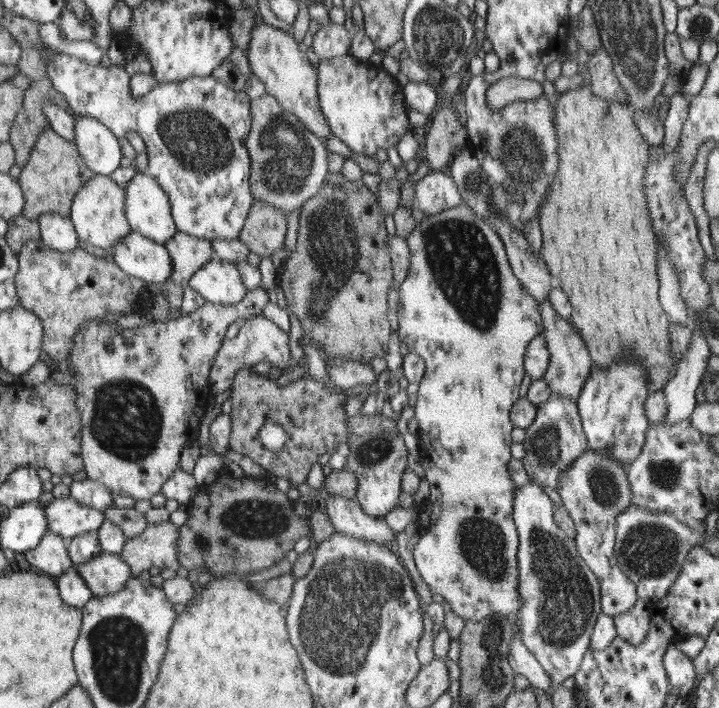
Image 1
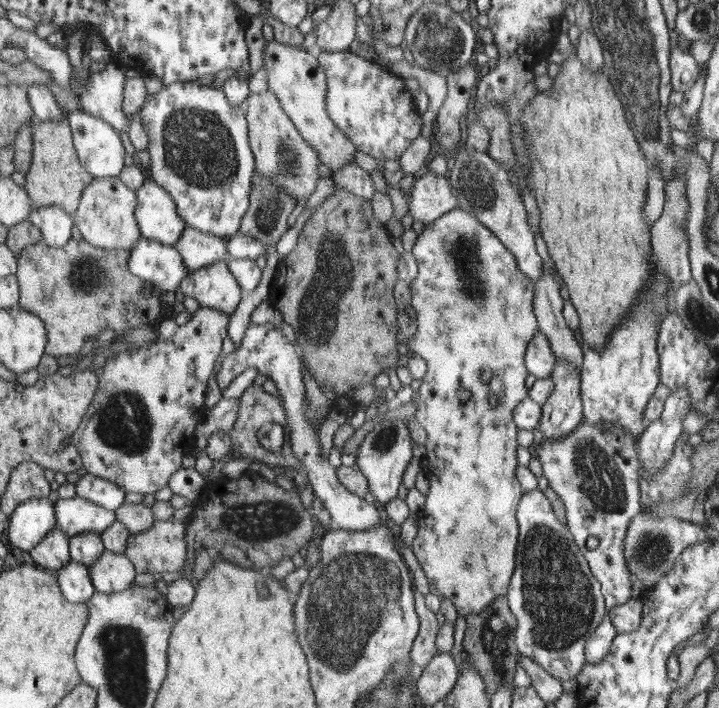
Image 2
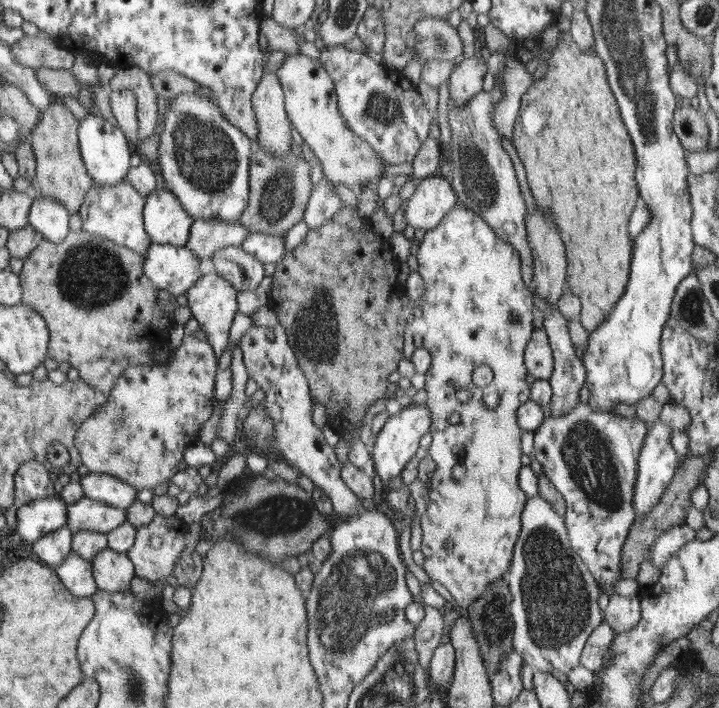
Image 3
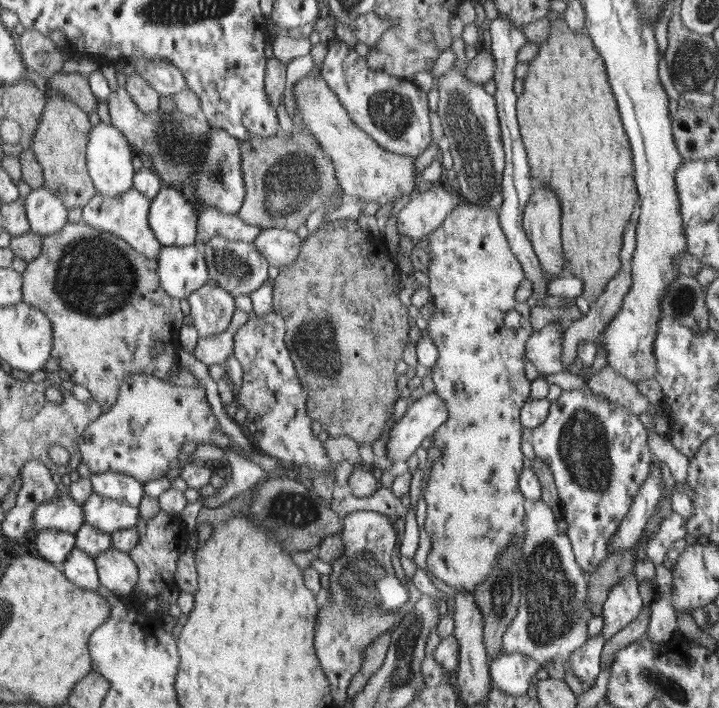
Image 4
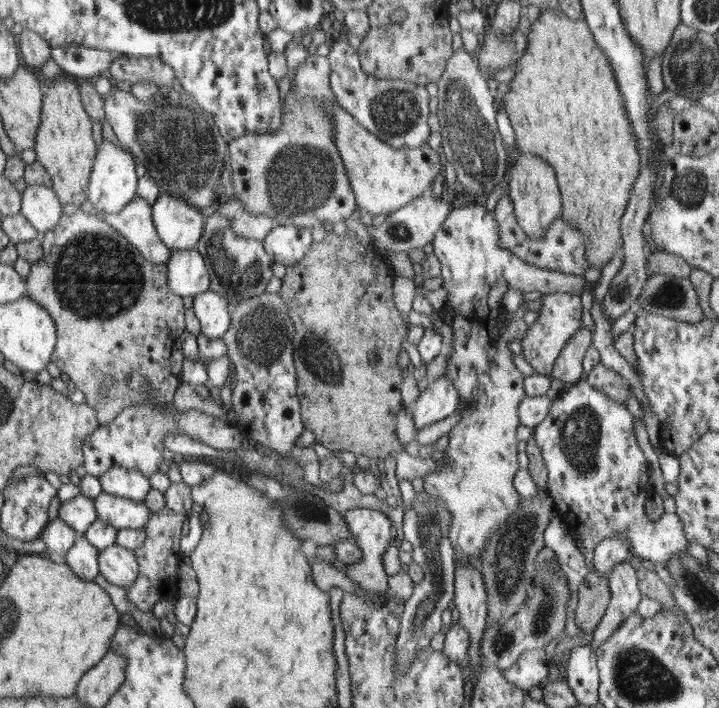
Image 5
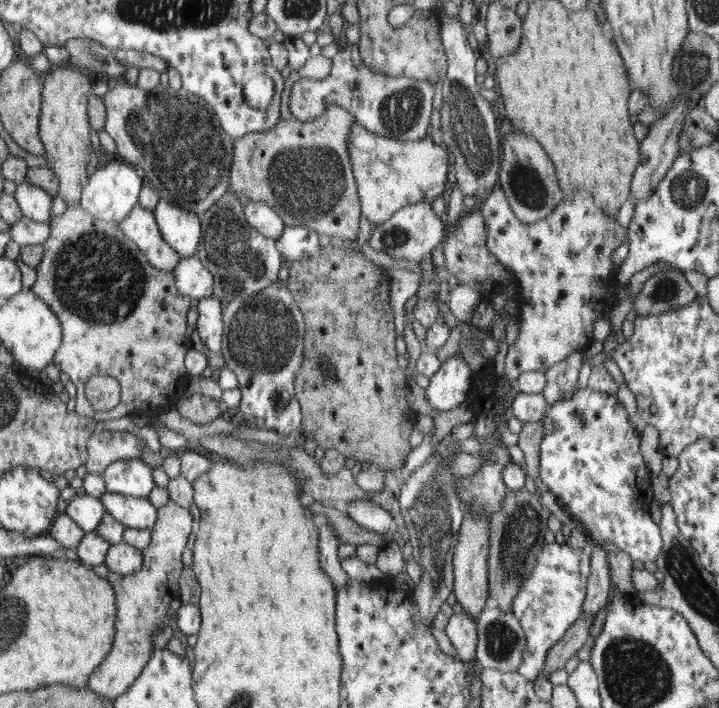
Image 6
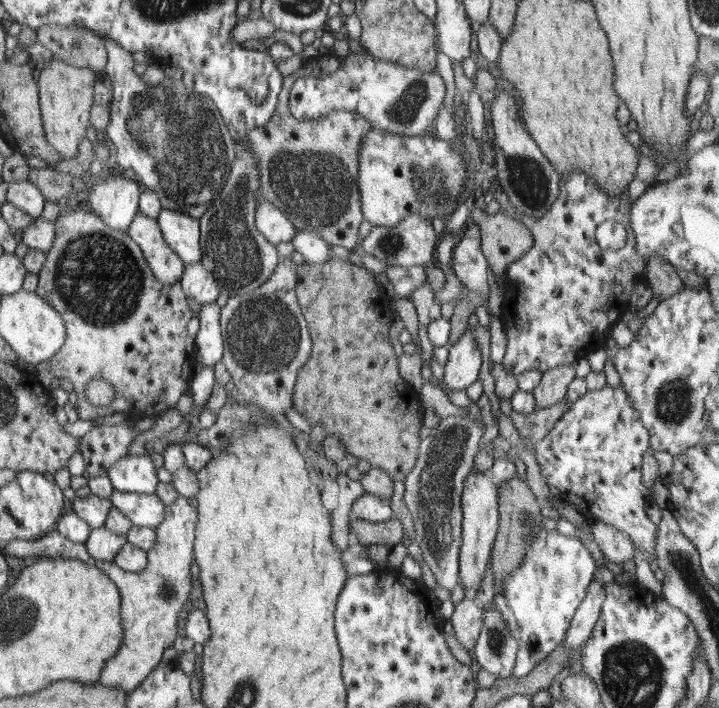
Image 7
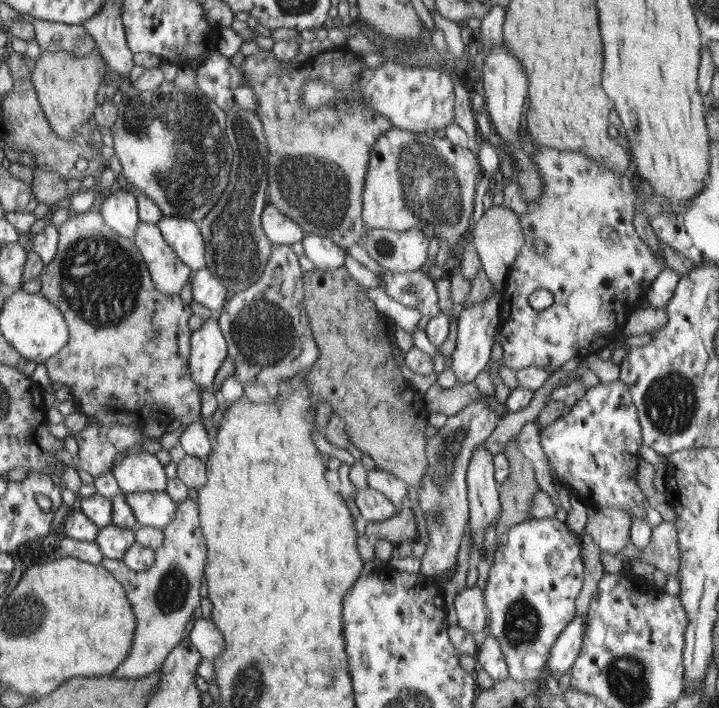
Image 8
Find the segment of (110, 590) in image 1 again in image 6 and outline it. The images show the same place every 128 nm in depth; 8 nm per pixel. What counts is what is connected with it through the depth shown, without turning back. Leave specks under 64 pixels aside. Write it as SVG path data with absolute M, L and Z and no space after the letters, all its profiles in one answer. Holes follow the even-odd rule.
M126 542L114 544L108 549L104 565L110 572L122 576L140 572L143 565L143 552Z

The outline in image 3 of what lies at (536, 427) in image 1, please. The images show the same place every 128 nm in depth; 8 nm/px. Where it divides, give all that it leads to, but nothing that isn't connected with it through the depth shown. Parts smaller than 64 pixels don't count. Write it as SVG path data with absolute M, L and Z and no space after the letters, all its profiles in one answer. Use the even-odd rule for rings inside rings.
M532 288L533 304L538 306L538 310L544 317L543 329L547 334L549 342L552 344L553 358L554 358L554 370L552 377L549 378L551 389L553 390L551 398L551 415L562 415L562 413L568 413L570 409L574 409L580 401L580 390L586 382L586 367L580 352L573 345L573 340L569 334L568 318L565 318L558 307L554 303L548 303L546 299L542 299L540 295L536 295Z

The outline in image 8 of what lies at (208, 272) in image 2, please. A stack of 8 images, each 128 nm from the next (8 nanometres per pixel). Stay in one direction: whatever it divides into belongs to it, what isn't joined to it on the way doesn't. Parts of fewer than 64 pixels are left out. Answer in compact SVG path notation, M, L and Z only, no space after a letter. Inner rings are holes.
M218 312L204 320L200 330L193 335L193 348L190 349L189 368L193 381L204 388L201 398L201 416L208 422L216 412L214 376L220 364L228 361L228 342L221 334Z

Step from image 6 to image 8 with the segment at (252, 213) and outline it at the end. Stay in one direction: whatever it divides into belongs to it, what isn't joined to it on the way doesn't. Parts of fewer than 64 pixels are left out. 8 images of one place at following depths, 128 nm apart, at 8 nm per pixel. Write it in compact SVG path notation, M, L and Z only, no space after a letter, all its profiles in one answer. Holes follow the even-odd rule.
M271 203L263 208L261 225L266 237L275 245L292 245L300 242L306 235L305 230L294 219L288 218Z

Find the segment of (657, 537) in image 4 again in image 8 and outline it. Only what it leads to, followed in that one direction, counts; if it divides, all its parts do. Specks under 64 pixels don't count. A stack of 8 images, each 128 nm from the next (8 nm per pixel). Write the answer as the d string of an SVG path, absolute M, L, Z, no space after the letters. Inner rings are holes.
M620 380L608 384L601 383L589 388L584 396L566 409L566 413L550 424L546 424L541 432L541 446L554 469L560 484L578 497L584 505L600 506L609 509L630 511L632 520L646 518L642 504L645 495L637 483L637 470L641 459L640 446L643 444L641 426L636 405L633 403L630 389Z

